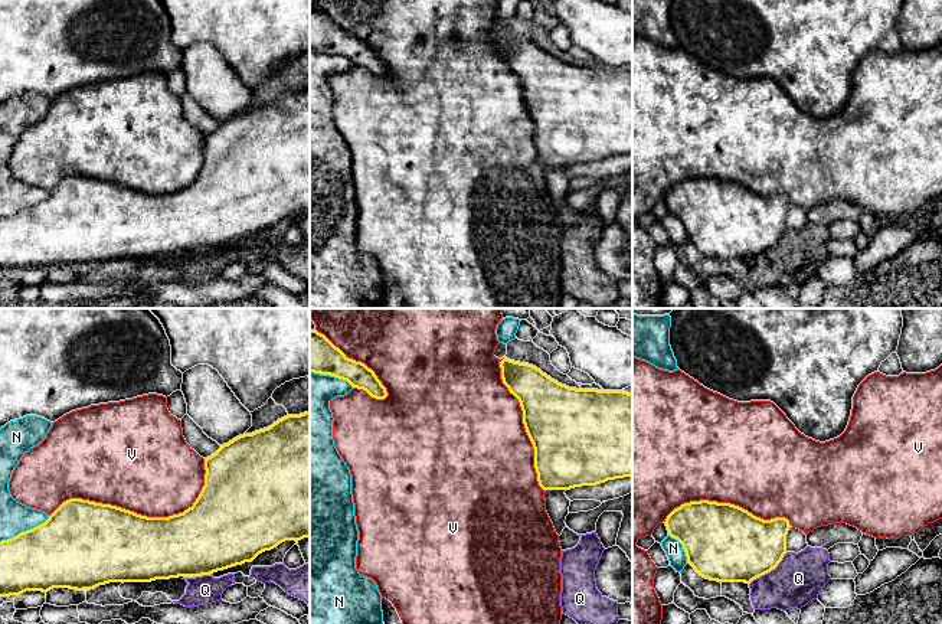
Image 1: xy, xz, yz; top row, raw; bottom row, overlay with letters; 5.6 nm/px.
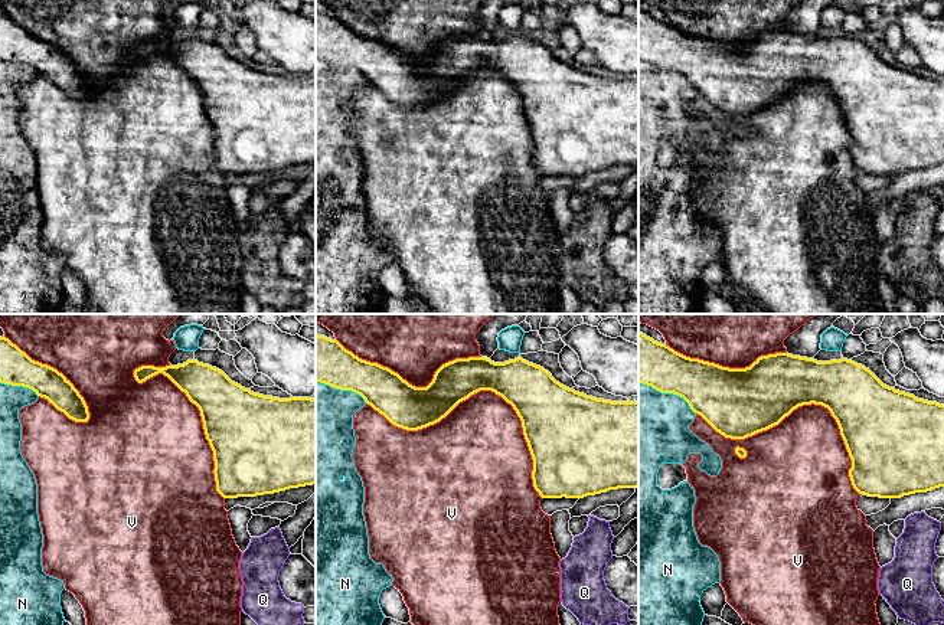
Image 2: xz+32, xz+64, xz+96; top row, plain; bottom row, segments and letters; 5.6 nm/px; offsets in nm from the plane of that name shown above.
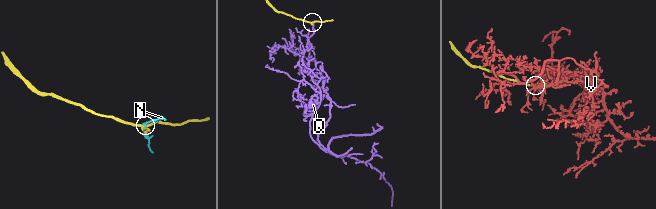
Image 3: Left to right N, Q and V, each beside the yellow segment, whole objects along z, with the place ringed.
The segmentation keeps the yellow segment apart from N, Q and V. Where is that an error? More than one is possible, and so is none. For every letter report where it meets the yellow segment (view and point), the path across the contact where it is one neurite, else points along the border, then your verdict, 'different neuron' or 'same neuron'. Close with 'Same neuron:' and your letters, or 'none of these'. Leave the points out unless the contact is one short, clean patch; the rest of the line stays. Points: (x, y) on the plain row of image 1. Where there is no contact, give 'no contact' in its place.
N: contact xy (26, 208); different neuron
Q: contact yz (769, 248); different neuron
V: contact xy (143, 193); same neuron
Same neuron: V

